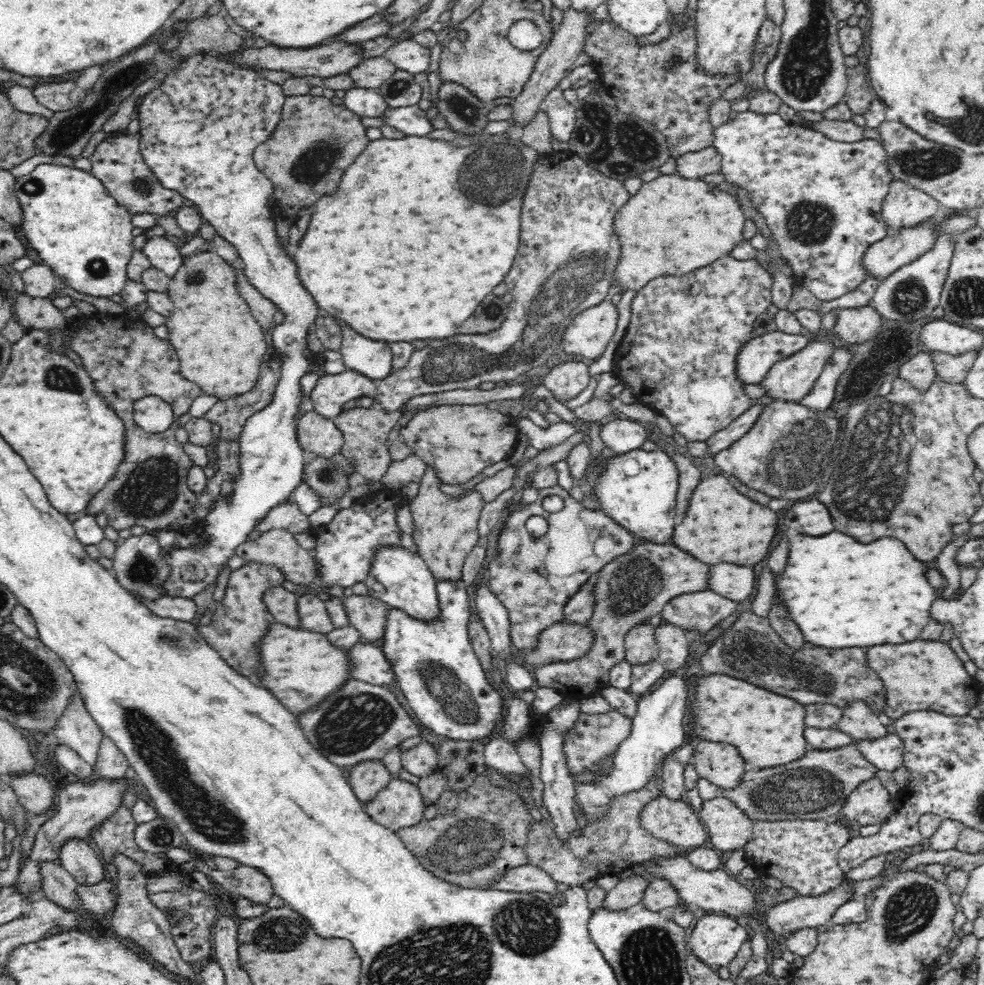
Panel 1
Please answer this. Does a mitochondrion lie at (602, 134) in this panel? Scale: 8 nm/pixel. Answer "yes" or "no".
yes

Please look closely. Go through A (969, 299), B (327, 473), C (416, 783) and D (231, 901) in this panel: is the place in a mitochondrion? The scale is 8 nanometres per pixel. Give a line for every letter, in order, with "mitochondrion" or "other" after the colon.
A: mitochondrion
B: mitochondrion
C: other
D: other

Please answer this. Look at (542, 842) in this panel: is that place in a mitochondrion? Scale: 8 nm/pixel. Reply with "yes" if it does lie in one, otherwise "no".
no

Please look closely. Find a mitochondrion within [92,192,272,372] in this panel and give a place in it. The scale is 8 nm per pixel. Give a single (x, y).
(195, 278)

